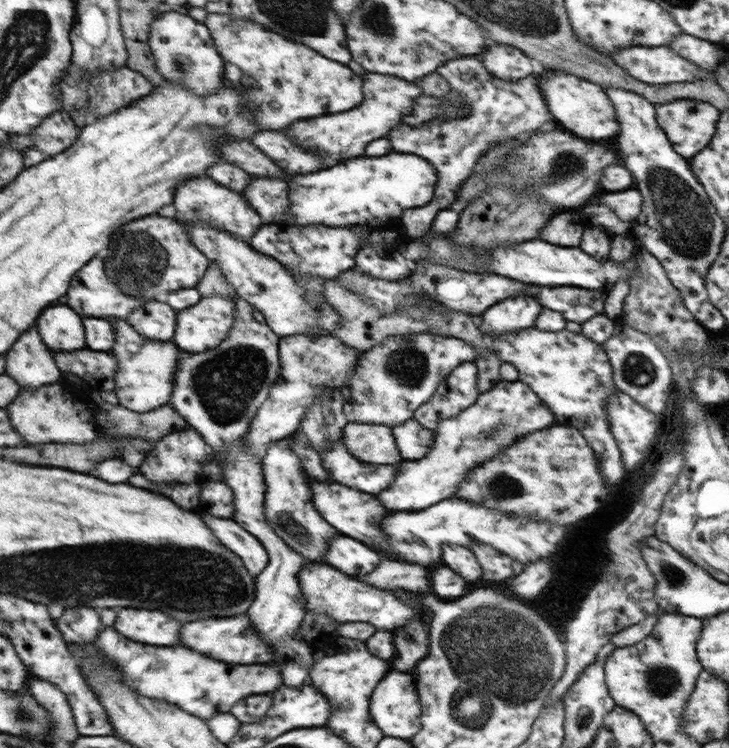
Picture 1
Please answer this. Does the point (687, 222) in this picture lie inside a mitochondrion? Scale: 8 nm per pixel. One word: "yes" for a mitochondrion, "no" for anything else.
yes

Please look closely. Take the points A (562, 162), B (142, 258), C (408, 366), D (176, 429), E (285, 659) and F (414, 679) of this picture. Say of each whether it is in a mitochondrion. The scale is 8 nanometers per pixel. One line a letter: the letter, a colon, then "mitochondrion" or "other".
A: mitochondrion
B: mitochondrion
C: mitochondrion
D: other
E: other
F: other

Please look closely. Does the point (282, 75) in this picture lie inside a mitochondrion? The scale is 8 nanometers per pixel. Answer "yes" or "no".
no

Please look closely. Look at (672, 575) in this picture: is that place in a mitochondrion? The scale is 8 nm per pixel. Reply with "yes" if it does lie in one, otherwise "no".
yes

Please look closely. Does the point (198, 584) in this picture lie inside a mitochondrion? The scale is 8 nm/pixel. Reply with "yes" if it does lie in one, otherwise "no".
yes

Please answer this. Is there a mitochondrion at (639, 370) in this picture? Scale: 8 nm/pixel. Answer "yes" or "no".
yes

